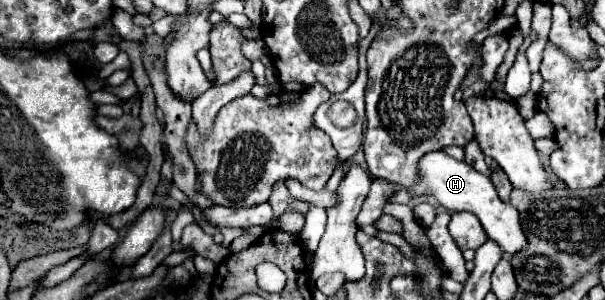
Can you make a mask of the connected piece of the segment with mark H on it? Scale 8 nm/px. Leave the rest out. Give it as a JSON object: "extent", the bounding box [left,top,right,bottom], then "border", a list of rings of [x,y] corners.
{"extent":[408,151,526,255],"border":[[[430,151],[430,153],[420,157],[418,179],[412,187],[408,187],[408,191],[414,199],[432,197],[448,211],[454,211],[454,213],[456,211],[470,211],[470,213],[474,213],[480,219],[488,237],[494,239],[510,255],[526,247],[526,237],[524,237],[524,231],[520,227],[520,217],[518,217],[516,207],[500,201],[500,197],[496,195],[496,189],[494,189],[494,185],[488,177],[484,177],[476,169],[468,167],[468,163],[450,157],[444,151]]]}

